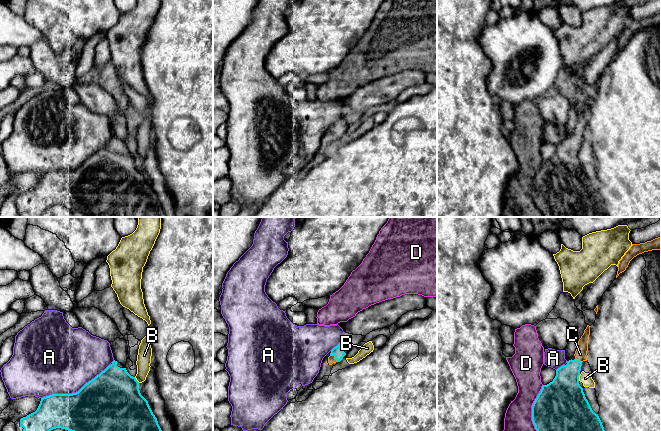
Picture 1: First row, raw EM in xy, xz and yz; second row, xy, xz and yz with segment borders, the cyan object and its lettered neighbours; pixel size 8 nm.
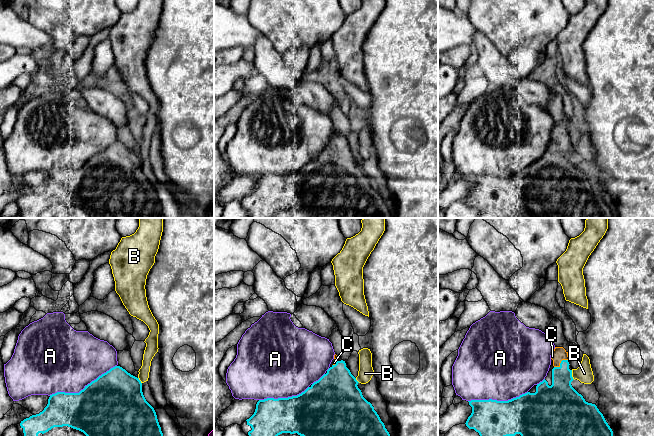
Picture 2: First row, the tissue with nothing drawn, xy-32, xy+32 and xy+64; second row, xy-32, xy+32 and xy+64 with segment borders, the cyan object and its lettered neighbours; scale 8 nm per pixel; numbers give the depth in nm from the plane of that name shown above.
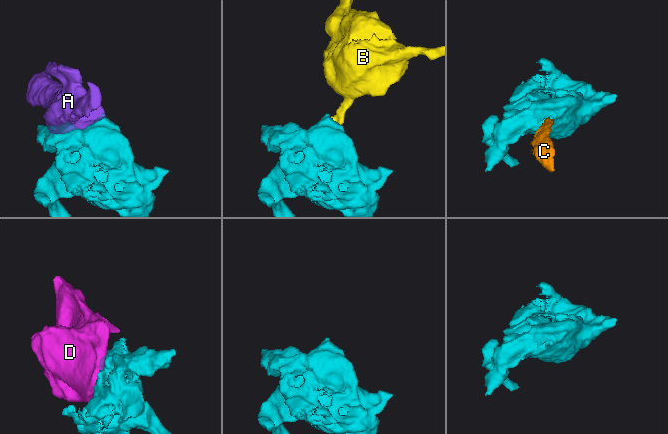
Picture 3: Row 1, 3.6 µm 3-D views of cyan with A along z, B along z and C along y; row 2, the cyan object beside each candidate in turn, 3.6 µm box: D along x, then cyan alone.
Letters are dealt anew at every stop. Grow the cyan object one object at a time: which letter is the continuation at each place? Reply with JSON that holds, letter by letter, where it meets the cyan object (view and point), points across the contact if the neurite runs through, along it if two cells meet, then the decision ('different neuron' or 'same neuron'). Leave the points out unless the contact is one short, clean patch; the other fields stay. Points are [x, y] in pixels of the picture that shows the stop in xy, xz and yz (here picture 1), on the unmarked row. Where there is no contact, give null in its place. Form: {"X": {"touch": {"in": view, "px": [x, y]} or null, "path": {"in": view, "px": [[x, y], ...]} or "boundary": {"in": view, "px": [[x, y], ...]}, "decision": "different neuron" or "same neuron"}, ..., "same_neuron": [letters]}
{"A": {"touch": {"in": "xy", "px": [76, 168]}, "decision": "different neuron"}, "B": {"touch": {"in": "yz", "px": [578, 153]}, "boundary": {"in": "yz", "px": [[580, 150], [578, 156]]}, "decision": "different neuron"}, "C": {"touch": {"in": "xz", "px": [335, 133]}, "path": {"in": "xz", "px": [[336, 127], [335, 133], [331, 135]]}, "decision": "same neuron"}, "D": {"touch": {"in": "yz", "px": [532, 189]}, "decision": "different neuron"}, "same_neuron": ["C"]}

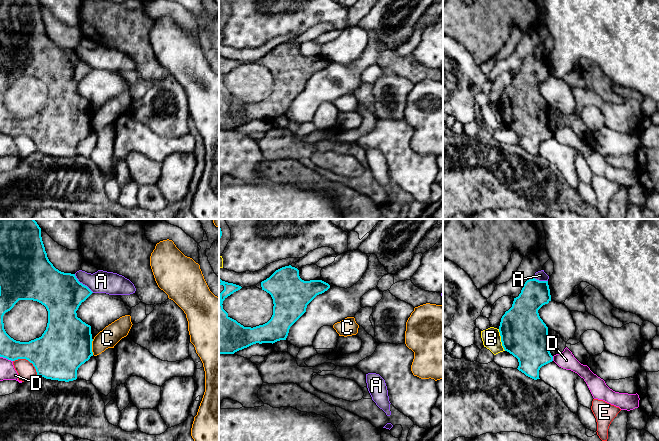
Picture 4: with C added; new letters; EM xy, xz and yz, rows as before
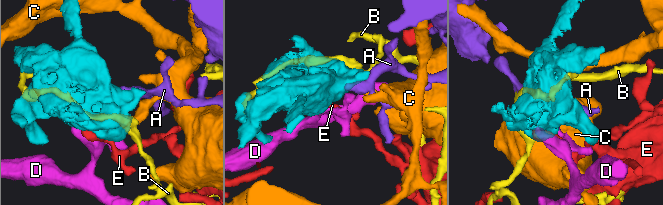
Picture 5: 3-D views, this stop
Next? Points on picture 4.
{"A": {"touch": {"in": "xy", "px": [82, 60]}, "boundary": {"in": "xy", "px": [[74, 50], [80, 58], [93, 68]]}, "decision": "different neuron"}, "B": {"touch": {"in": "yz", "px": [501, 116]}, "decision": "different neuron"}, "C": {"touch": {"in": "xy", "px": [91, 123]}, "boundary": {"in": "xy", "px": [[93, 115], [92, 130]]}, "decision": "different neuron"}, "D": {"touch": {"in": "yz", "px": [552, 134]}, "decision": "different neuron"}, "E": {"touch": {"in": "xy", "px": [28, 136]}, "decision": "different neuron"}, "same_neuron": []}

